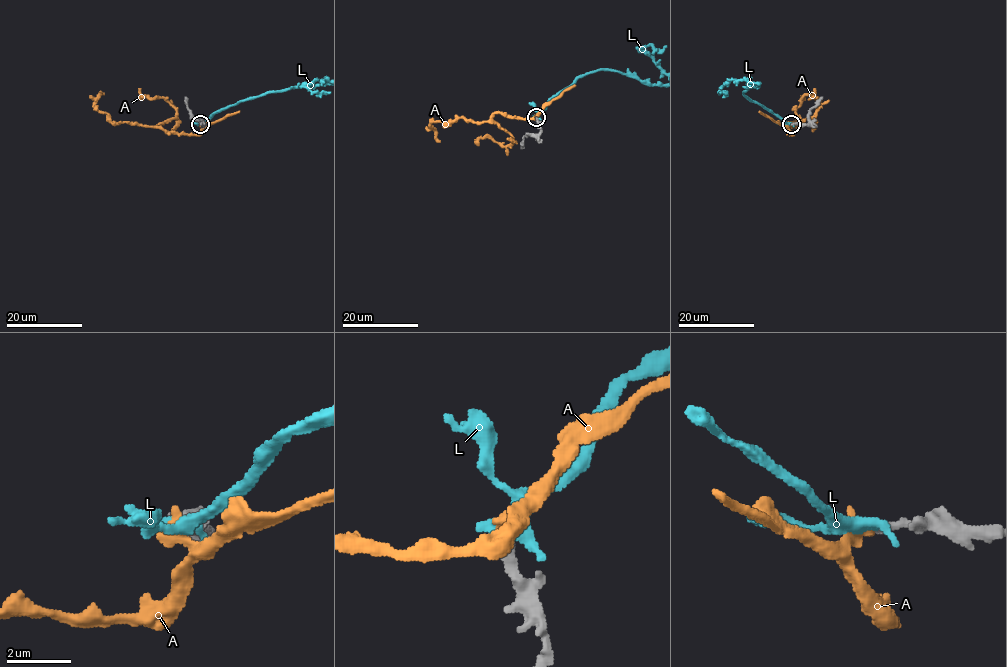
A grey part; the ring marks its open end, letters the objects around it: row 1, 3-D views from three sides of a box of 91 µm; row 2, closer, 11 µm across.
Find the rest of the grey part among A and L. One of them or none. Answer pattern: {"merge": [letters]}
{"merge": ["A"]}

